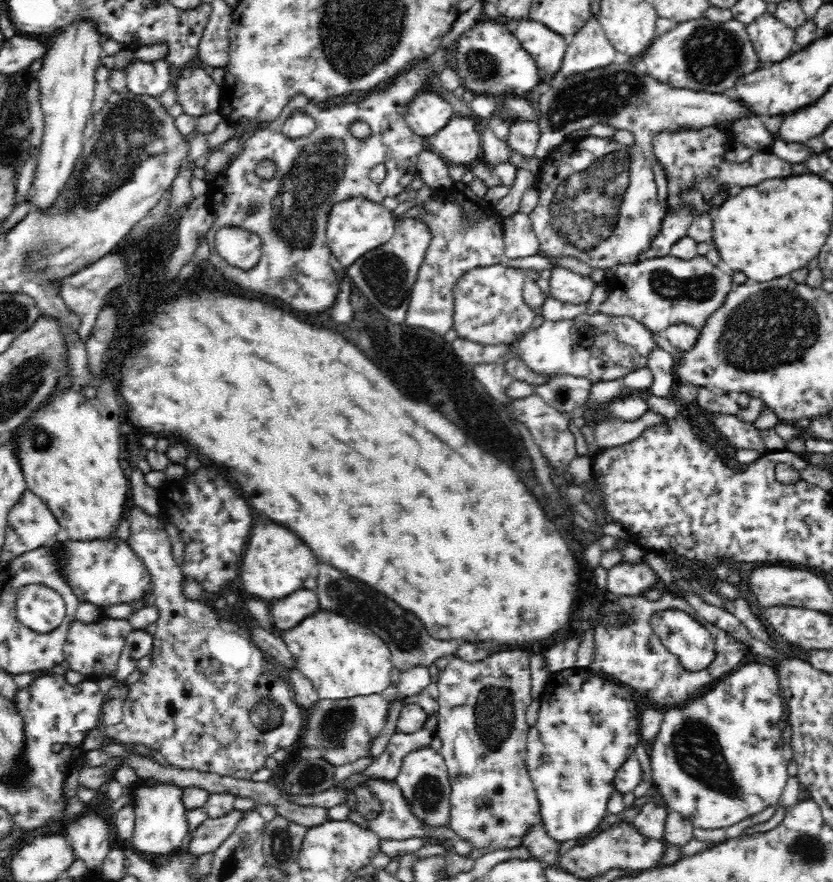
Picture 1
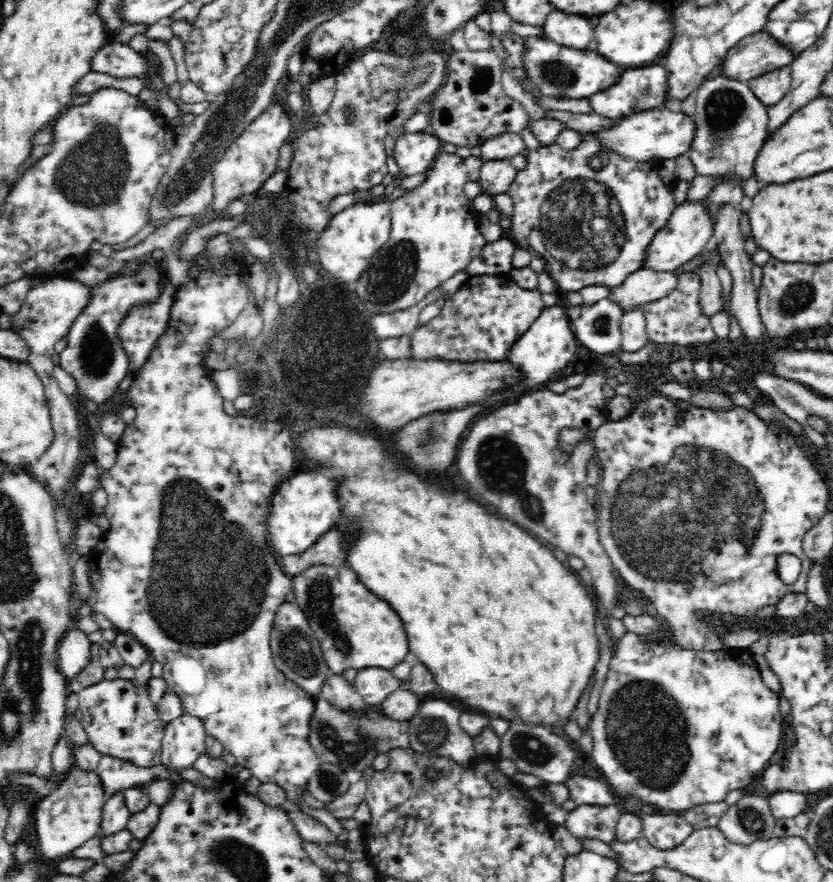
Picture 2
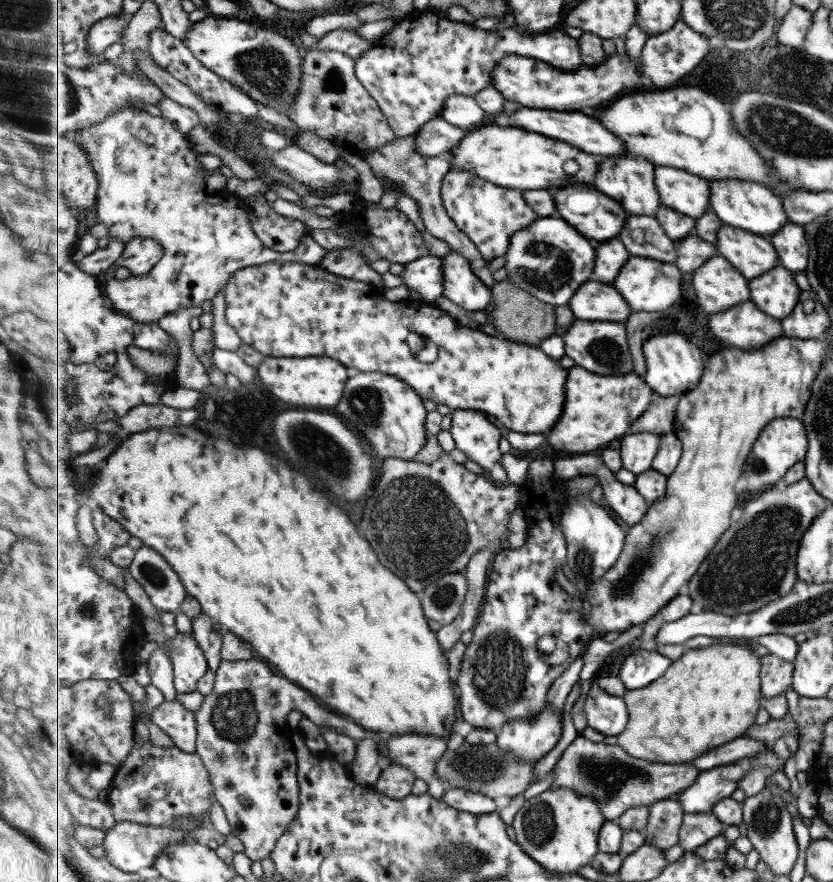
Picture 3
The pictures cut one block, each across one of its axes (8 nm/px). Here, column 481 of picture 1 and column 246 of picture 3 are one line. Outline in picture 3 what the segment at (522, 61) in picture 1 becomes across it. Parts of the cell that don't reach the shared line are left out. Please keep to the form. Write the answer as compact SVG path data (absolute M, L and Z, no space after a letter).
M210 15L204 21L191 24L184 42L206 68L230 81L257 102L289 117L295 95L298 96L302 87L305 59L291 40L261 26L256 20Z

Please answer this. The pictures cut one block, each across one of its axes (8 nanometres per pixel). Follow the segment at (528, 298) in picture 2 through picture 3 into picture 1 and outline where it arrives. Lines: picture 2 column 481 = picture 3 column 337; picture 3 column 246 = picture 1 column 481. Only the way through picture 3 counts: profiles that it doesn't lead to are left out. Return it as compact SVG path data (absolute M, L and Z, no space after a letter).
M494 264L484 268L474 268L466 272L458 282L455 288L453 335L468 339L482 345L512 344L515 342L517 332L526 332L530 329L532 321L535 318L534 310L530 310L523 299L523 290L527 288L529 279L528 272L522 268L512 268L503 264Z

